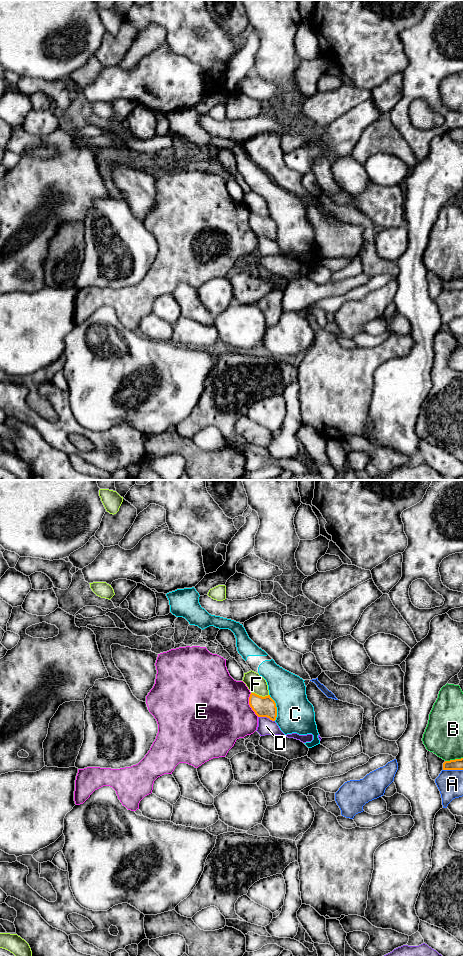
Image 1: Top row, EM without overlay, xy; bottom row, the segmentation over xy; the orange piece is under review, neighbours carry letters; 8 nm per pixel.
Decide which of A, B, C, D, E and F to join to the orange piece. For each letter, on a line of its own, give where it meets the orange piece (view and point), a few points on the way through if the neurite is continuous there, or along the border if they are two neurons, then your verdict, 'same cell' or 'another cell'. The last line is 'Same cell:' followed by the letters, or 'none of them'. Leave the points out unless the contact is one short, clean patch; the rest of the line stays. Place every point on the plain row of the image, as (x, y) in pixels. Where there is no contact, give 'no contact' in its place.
A: meets orange in xy at (453, 289); another cell
B: meets orange in xy at (453, 280); another cell
C: meets orange in xy at (276, 227); another cell
D: meets orange in xy at (266, 236); another cell
E: meets orange in xy at (249, 224); another cell
F: meets orange in xy at (260, 216); border along xy (251, 212), (262, 216), (268, 215); another cell
Same cell: none of them

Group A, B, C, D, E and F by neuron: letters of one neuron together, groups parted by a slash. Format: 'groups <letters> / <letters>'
groups A / B / C / D / E / F

